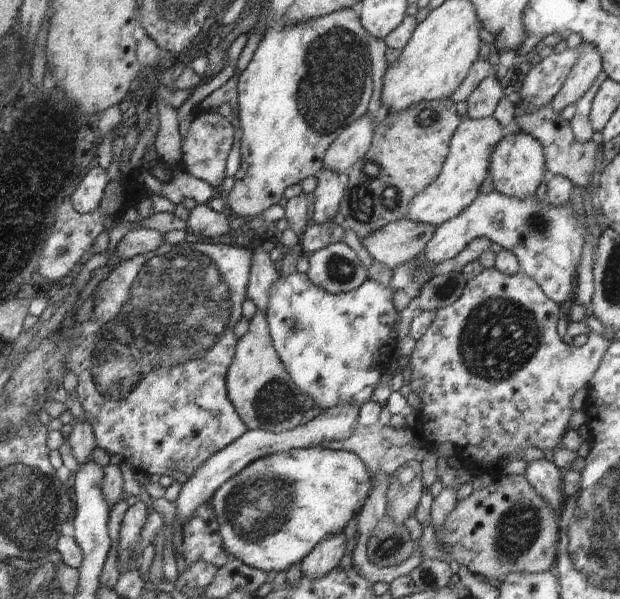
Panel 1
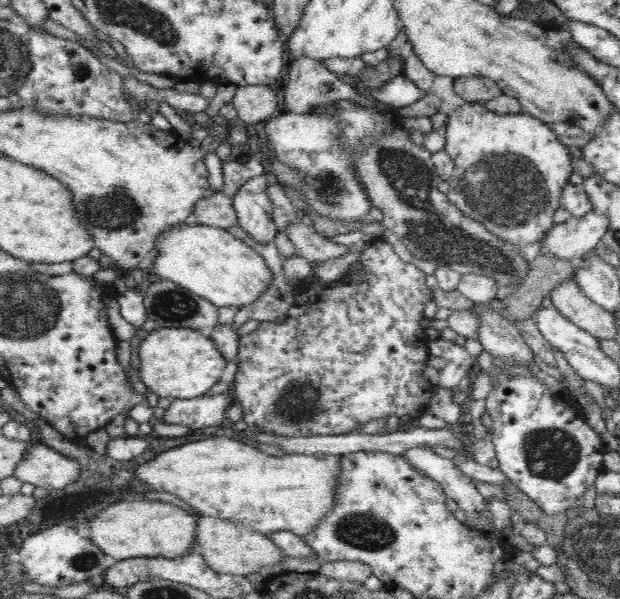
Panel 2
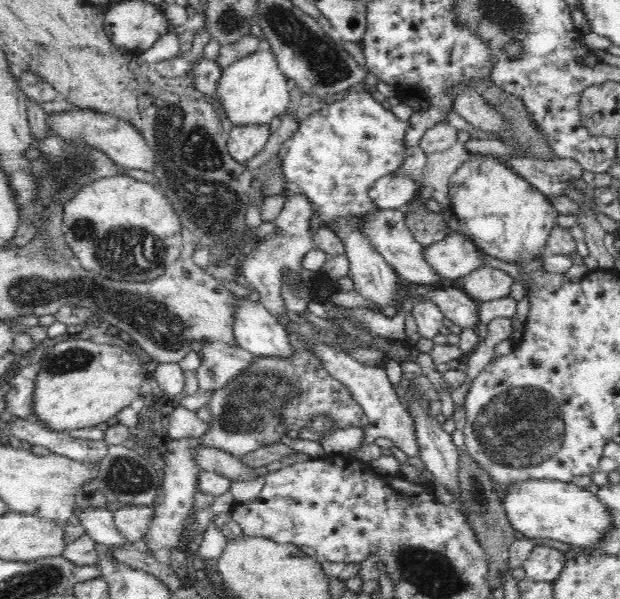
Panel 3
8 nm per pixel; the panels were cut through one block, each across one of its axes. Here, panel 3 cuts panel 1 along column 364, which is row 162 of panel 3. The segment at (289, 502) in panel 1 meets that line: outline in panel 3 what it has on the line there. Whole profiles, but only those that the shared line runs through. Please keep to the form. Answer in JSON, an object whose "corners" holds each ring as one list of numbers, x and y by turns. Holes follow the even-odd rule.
{"corners":[[474,155,462,164,450,178,449,198,451,211,458,219,458,232,470,239,482,252,492,258,500,258,508,264,532,263,547,252,547,242,560,214,540,190,506,167,500,158,492,155]]}

